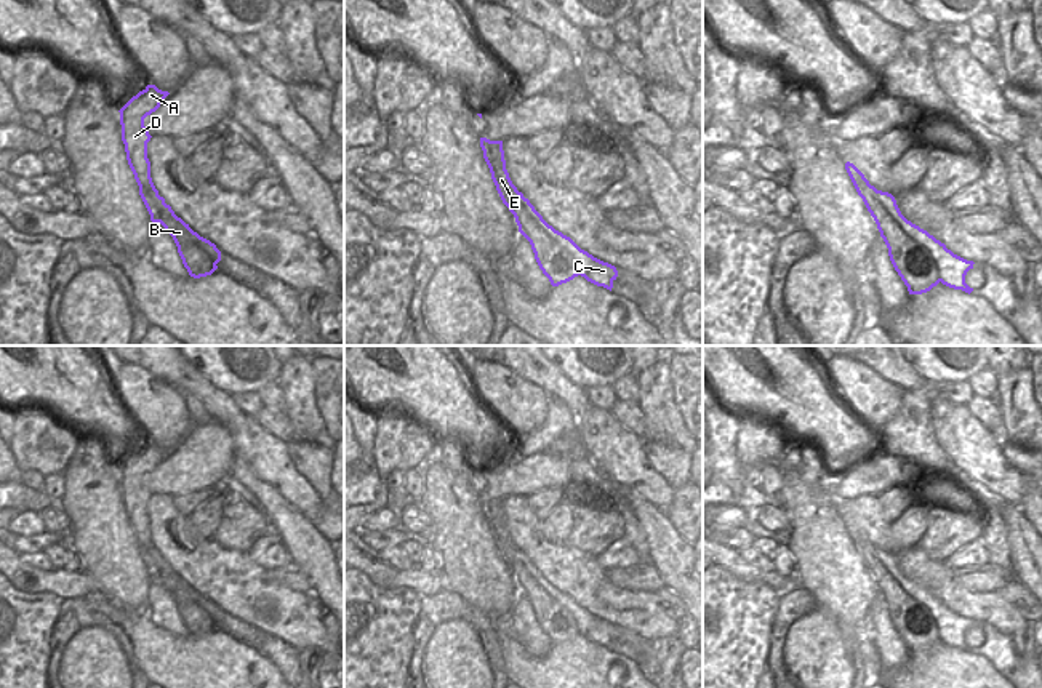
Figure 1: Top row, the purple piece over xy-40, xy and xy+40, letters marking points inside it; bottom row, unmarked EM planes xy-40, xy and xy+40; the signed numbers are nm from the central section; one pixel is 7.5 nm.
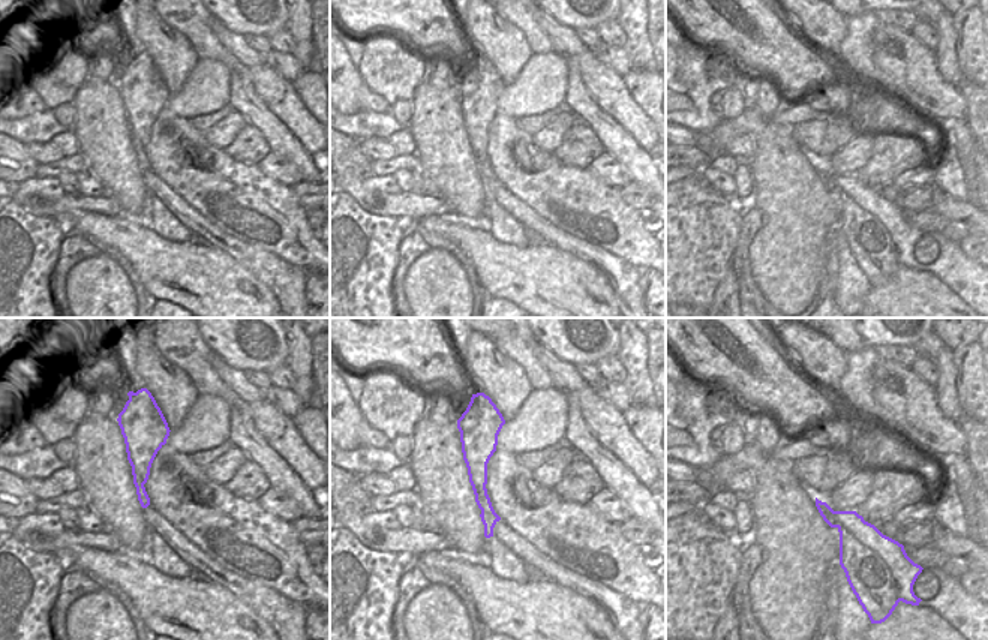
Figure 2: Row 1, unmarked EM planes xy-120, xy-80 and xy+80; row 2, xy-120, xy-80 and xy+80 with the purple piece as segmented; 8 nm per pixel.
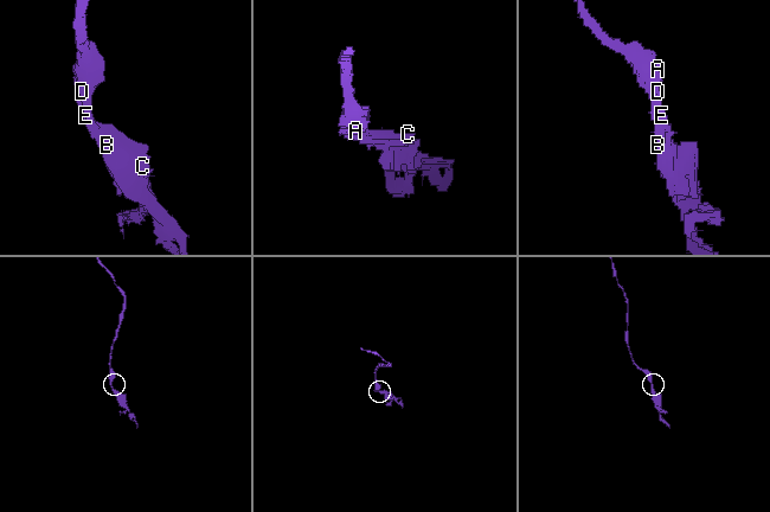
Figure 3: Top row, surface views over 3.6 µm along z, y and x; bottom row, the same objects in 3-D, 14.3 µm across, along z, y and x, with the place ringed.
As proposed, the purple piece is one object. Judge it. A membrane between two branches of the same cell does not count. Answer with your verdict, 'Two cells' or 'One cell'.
One cell.

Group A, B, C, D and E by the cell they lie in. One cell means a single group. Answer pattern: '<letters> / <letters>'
A B C D E

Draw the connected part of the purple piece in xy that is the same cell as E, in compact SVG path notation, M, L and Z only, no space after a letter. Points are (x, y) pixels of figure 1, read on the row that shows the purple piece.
M480 138L480 147L503 203L514 214L519 232L530 242L535 259L551 285L559 286L581 275L611 291L618 277L616 267L581 250L570 237L543 219L512 184L506 170L503 141Z

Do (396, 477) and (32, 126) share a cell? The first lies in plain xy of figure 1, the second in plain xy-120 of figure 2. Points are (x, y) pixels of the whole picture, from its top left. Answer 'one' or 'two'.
two

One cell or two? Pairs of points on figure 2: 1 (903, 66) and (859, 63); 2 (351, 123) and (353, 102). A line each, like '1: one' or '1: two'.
1: two
2: two

